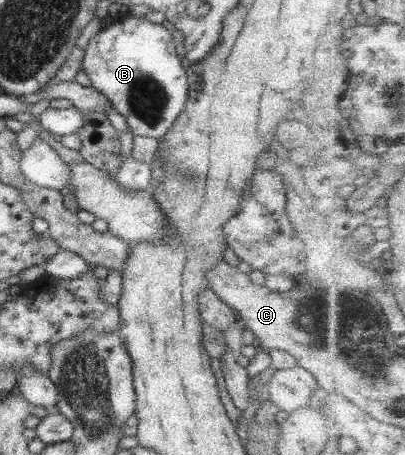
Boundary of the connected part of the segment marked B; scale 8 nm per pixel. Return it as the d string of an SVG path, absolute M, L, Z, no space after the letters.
M112 16L113 24L89 42L81 69L91 85L125 117L135 136L162 138L183 111L188 98L188 77L175 52L172 31L141 16Z

